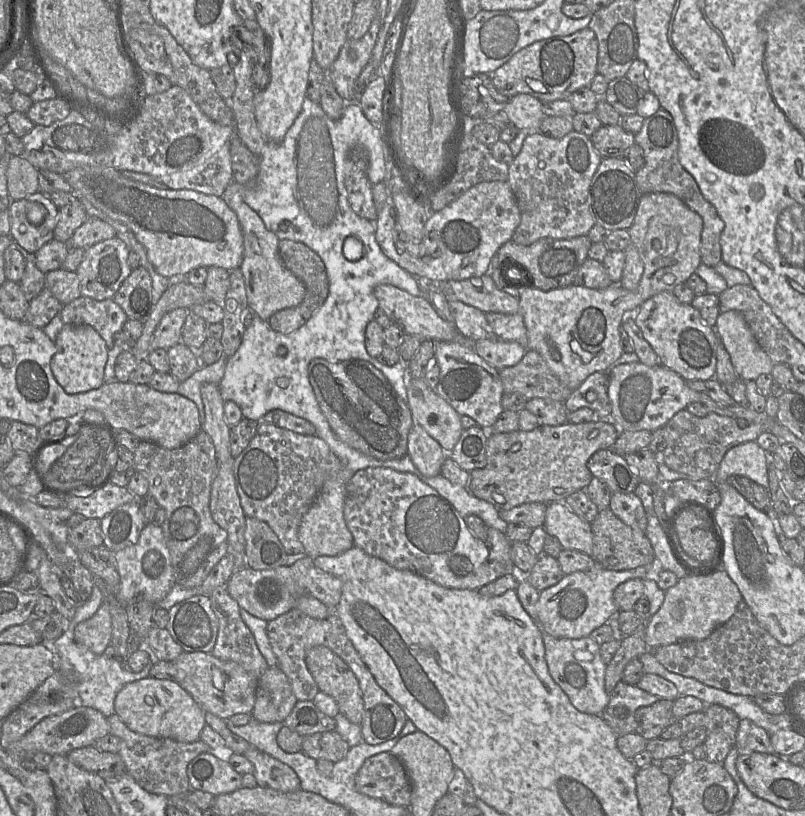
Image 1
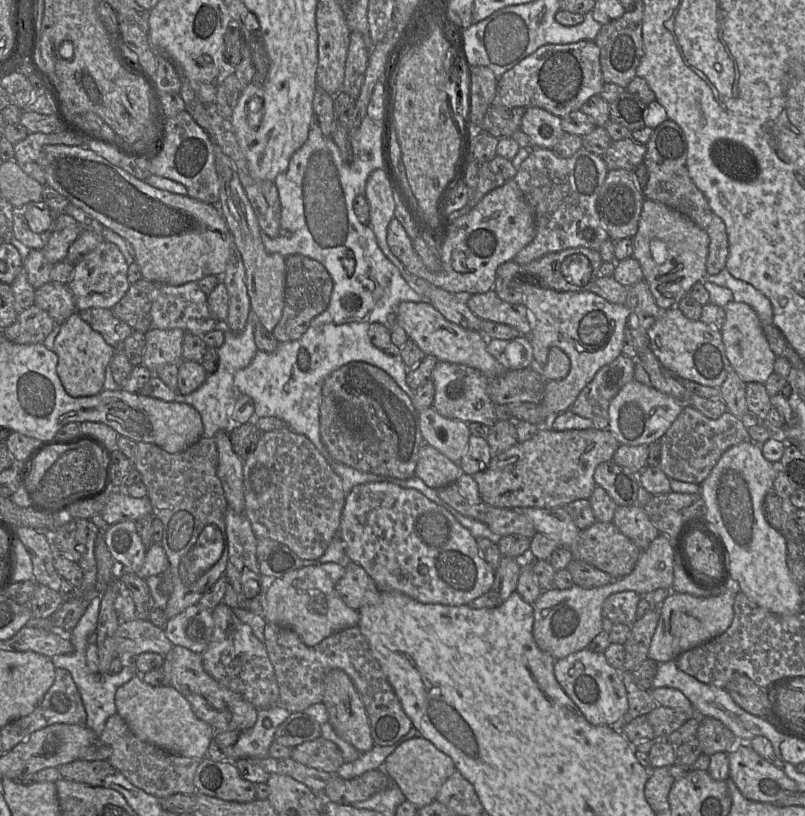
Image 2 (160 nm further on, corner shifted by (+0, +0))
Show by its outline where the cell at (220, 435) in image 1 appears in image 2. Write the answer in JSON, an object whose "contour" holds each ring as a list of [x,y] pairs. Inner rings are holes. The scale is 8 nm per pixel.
{"contour":[[[227,431],[217,432],[213,439],[218,450],[217,476],[222,483],[228,507],[245,514],[244,461],[234,452]]]}

